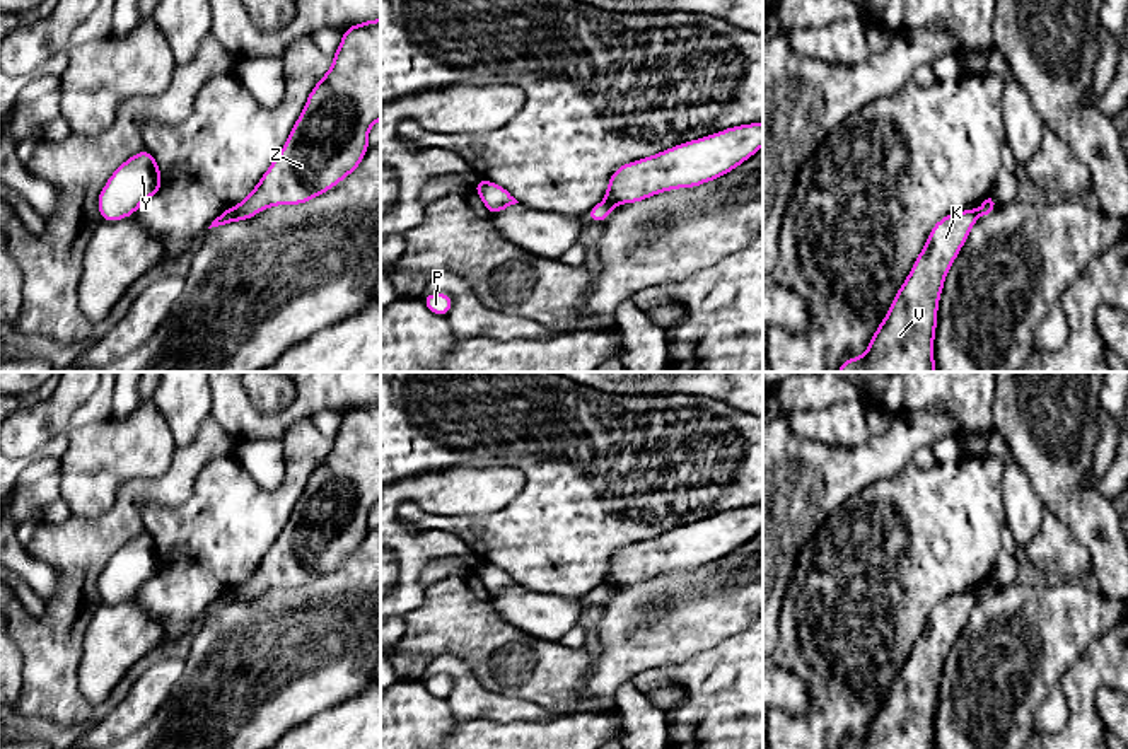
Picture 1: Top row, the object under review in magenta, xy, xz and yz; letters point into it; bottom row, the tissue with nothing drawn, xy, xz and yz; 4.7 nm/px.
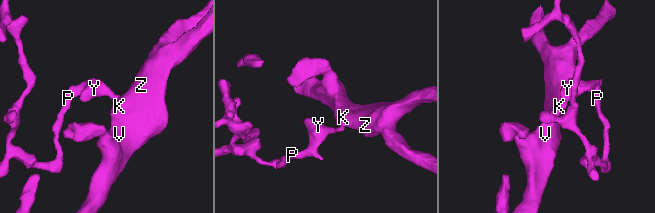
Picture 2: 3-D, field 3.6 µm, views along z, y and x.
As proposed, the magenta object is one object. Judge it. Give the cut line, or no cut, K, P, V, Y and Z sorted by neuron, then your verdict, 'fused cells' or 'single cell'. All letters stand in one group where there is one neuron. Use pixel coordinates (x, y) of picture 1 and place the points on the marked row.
cut xz (604, 200), (611, 205); groups K V Z / P Y; fused cells

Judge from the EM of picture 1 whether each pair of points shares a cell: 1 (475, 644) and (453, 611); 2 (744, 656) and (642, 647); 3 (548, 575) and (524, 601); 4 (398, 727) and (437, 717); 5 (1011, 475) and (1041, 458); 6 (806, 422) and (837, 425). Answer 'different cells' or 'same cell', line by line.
1: same cell
2: different cells
3: different cells
4: same cell
5: different cells
6: same cell

